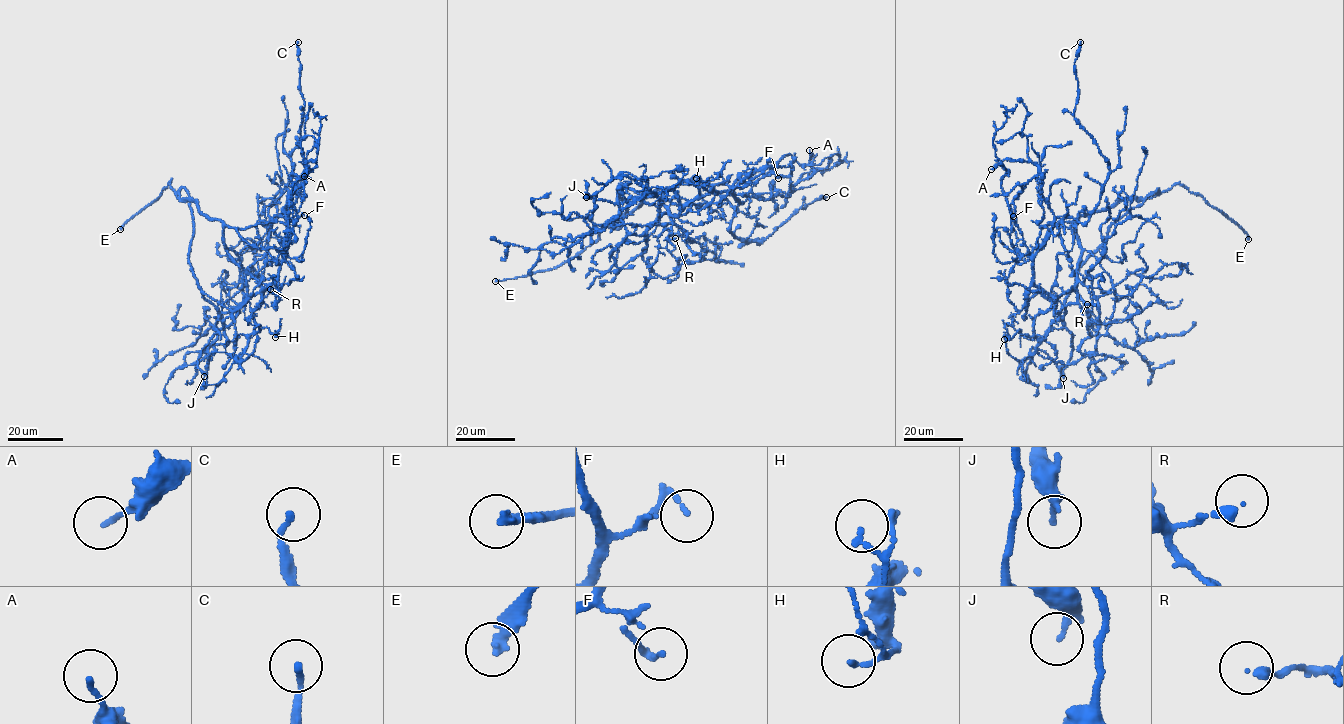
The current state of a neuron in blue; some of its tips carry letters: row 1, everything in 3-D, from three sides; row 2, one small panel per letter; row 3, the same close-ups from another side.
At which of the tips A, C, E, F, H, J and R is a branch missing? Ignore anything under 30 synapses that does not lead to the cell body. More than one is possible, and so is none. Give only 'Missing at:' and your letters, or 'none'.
Missing at: E

